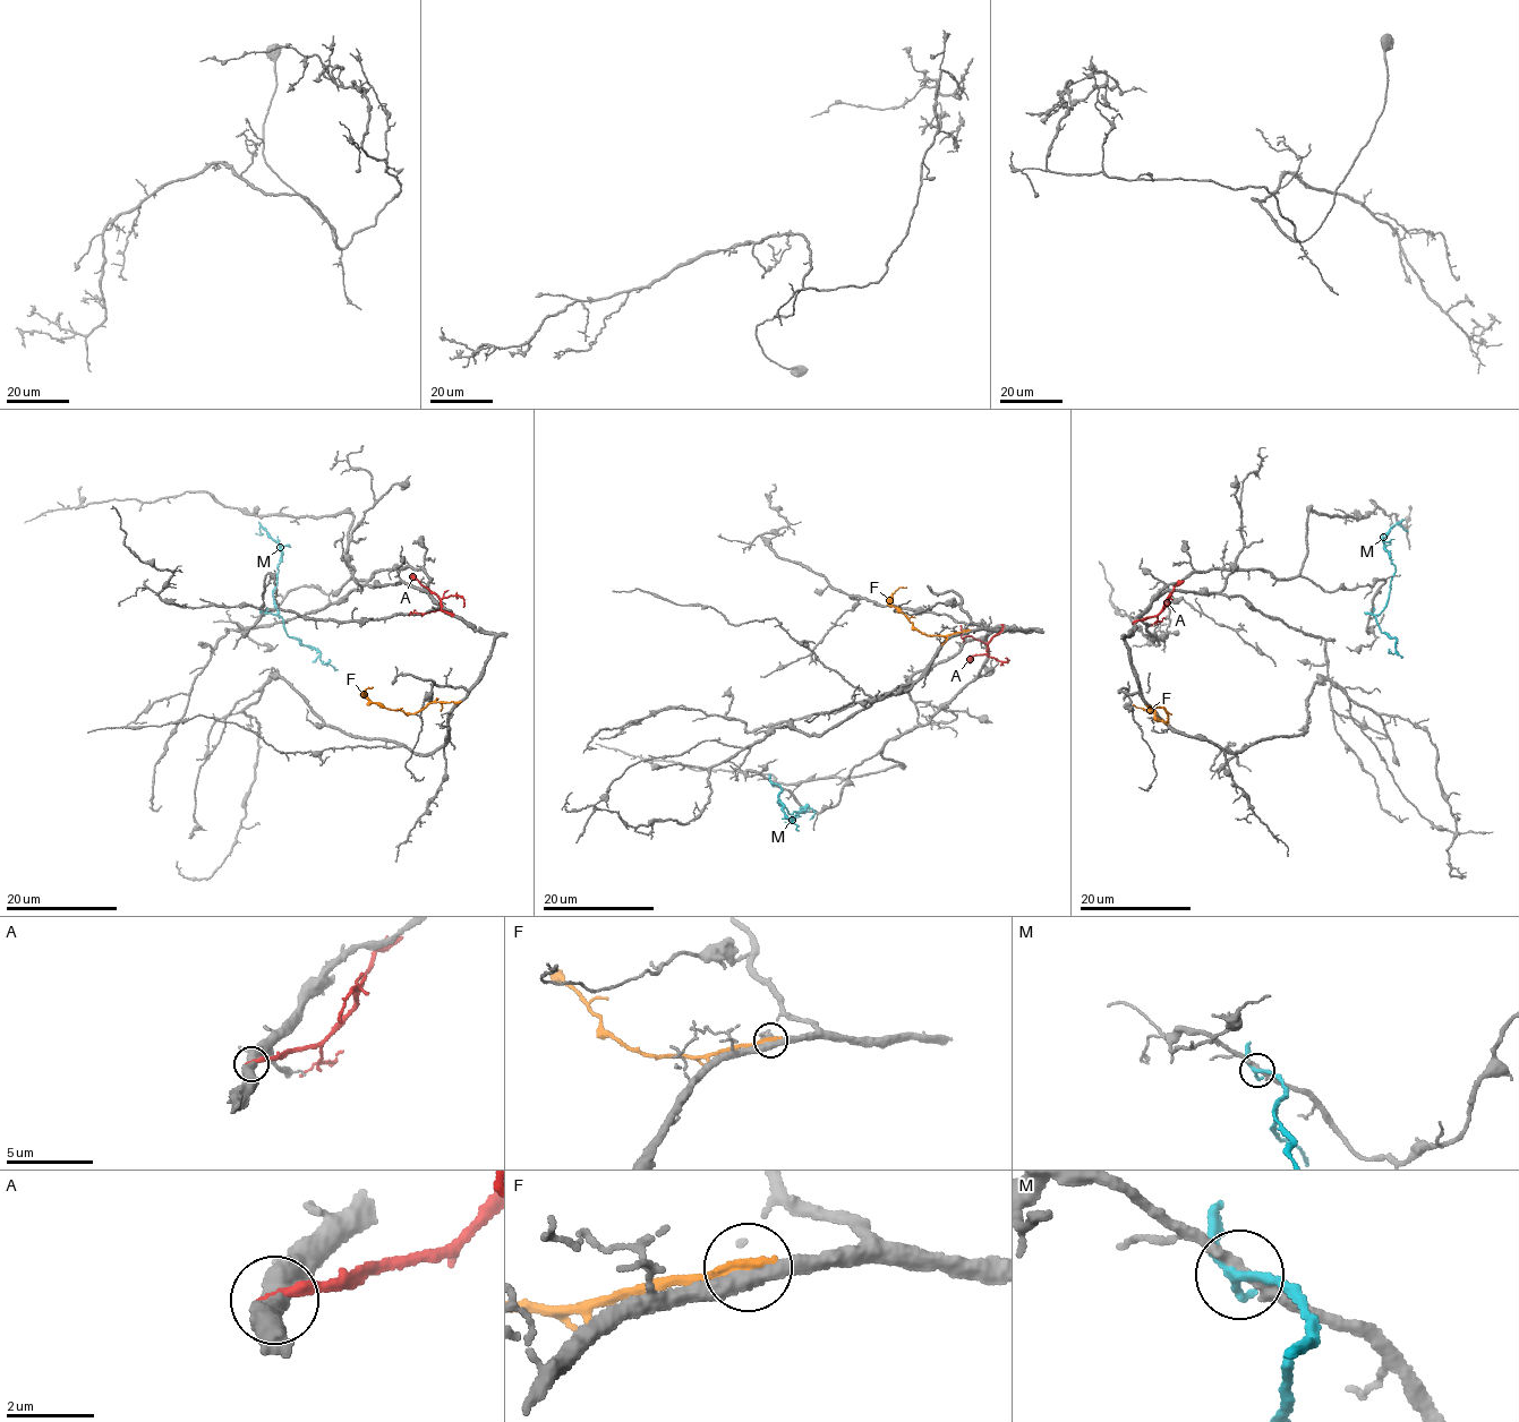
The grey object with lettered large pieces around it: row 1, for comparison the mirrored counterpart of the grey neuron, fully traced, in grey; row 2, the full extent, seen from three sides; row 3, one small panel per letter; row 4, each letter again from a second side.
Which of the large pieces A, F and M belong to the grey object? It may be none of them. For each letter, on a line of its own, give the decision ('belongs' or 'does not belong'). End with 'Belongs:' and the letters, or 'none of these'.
A: does not belong
F: does not belong
M: belongs
Belongs: M

